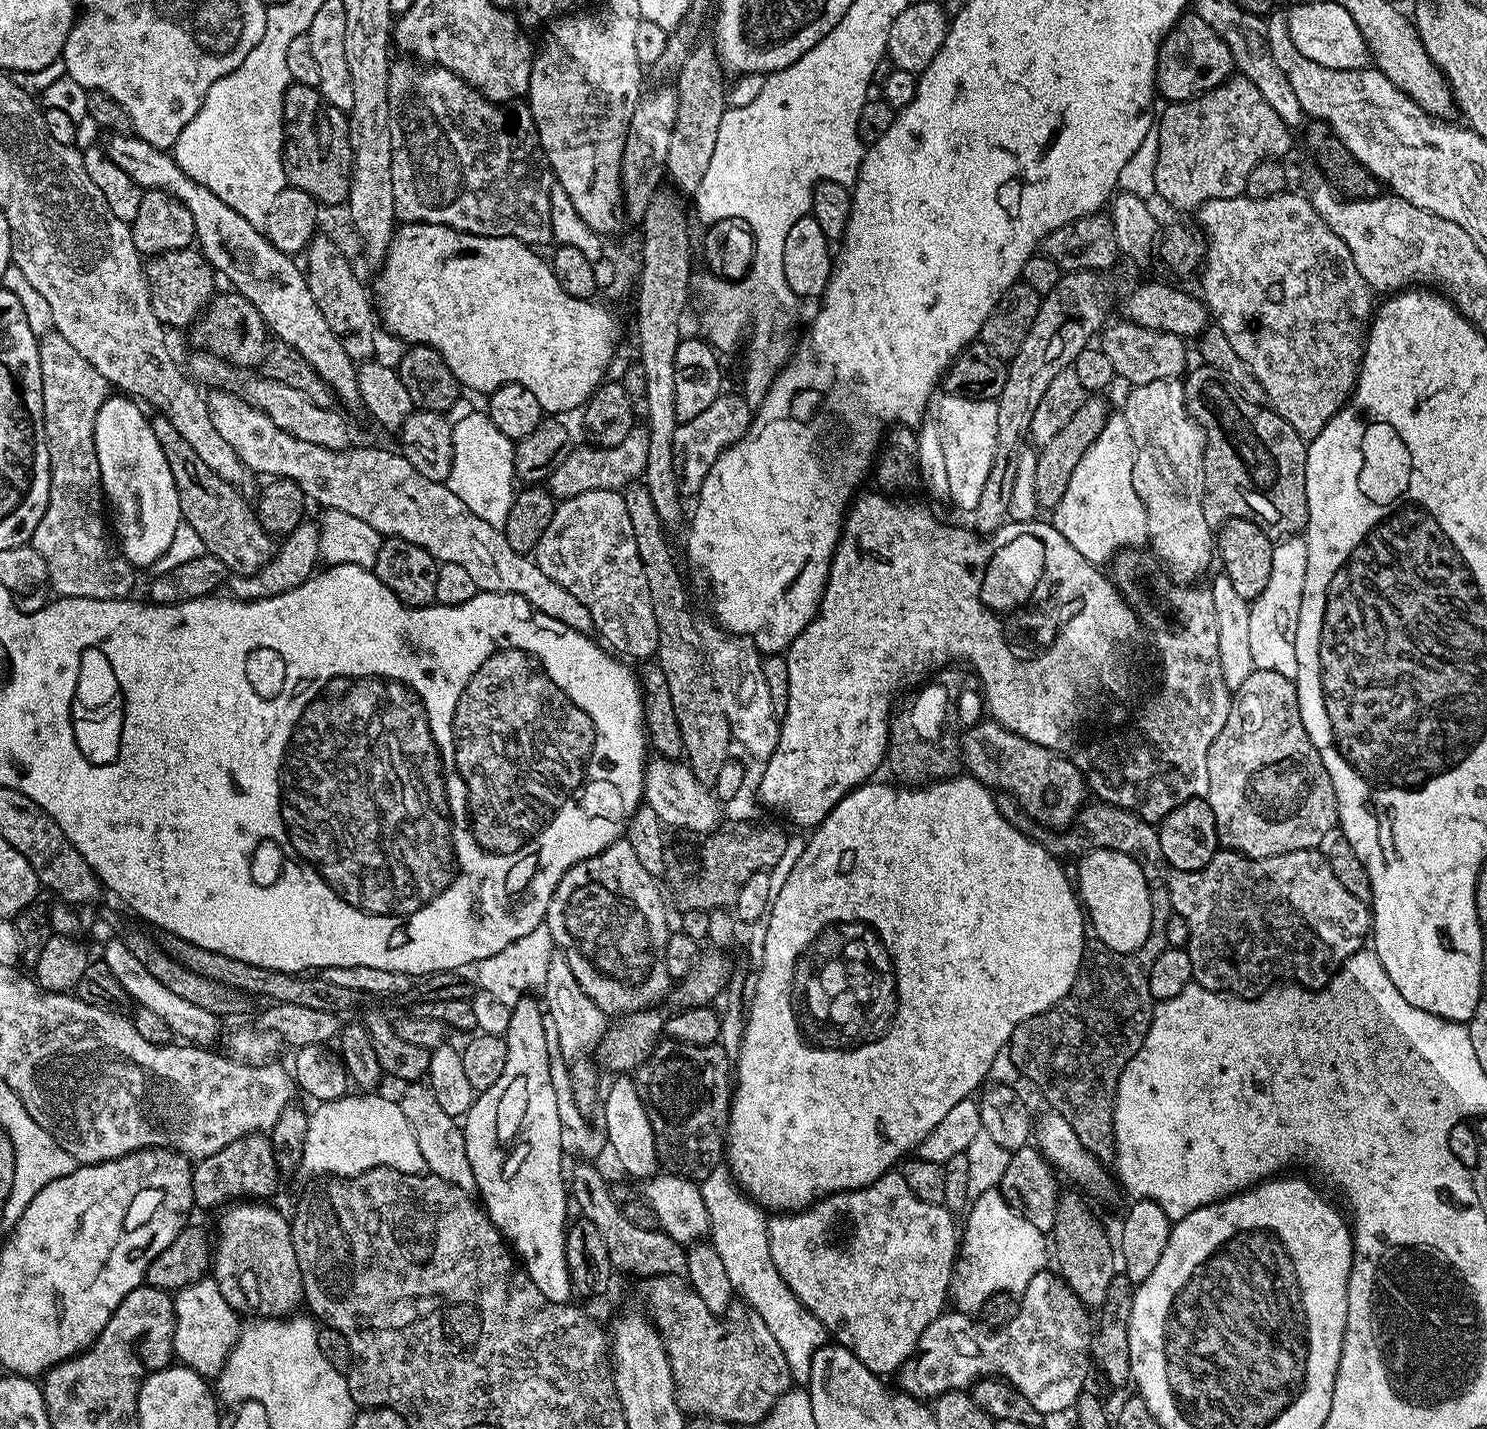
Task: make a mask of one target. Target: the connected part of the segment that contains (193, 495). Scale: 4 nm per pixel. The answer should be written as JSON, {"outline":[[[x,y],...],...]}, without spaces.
{"outline":[[[162,414],[151,417],[150,423],[154,430],[154,438],[162,446],[162,454],[166,454],[166,462],[174,474],[174,482],[180,499],[180,514],[183,521],[193,528],[198,538],[204,540],[205,549],[222,562],[226,562],[229,573],[240,576],[255,576],[262,571],[270,559],[268,543],[270,537],[256,520],[256,513],[250,507],[240,489],[230,486],[194,450],[190,442],[174,430],[174,426]]]}

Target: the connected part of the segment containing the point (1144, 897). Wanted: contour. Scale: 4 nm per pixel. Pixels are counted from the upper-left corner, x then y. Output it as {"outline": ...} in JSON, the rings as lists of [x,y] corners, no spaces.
{"outline":[[[1097,848],[1087,853],[1078,868],[1076,886],[1085,913],[1100,938],[1099,943],[1115,954],[1133,954],[1150,938],[1147,931],[1154,926],[1152,900],[1148,897],[1150,882],[1132,856],[1122,851]]]}

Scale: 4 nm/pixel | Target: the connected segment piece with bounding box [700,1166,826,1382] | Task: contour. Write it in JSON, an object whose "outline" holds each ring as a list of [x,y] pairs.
{"outline":[[[724,1166],[703,1177],[700,1193],[708,1207],[710,1243],[726,1265],[730,1286],[738,1293],[739,1299],[741,1296],[760,1315],[761,1322],[765,1324],[763,1327],[774,1334],[774,1342],[782,1346],[793,1381],[807,1382],[812,1376],[814,1356],[826,1343],[826,1329],[824,1323],[796,1296],[774,1262],[765,1213],[741,1194],[729,1169]]]}

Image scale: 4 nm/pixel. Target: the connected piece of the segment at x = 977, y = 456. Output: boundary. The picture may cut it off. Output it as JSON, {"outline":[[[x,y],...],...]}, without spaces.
{"outline":[[[944,396],[940,400],[938,425],[952,498],[958,500],[962,507],[974,510],[979,504],[979,495],[983,493],[987,475],[990,474],[996,457],[997,401],[985,398],[971,400],[968,396]]]}

